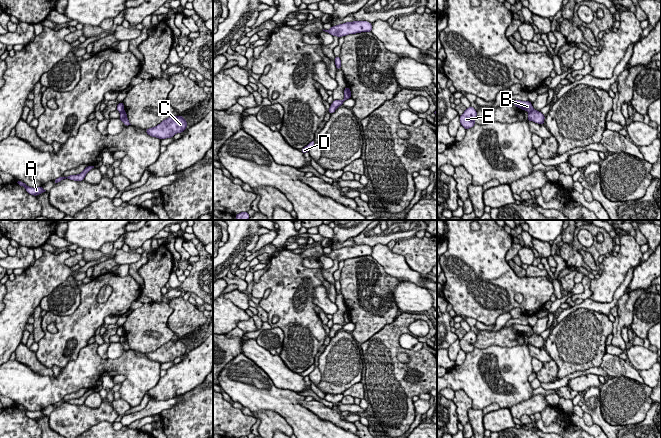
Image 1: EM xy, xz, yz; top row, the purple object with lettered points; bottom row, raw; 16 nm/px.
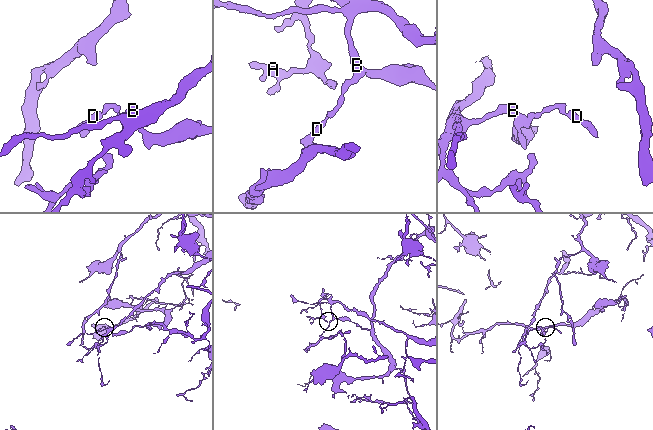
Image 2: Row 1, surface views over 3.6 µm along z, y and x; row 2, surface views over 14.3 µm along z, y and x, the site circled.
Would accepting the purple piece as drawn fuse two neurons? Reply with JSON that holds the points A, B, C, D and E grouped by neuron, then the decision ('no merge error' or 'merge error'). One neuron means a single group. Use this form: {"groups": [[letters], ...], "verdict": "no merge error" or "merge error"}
{"groups": [["A", "B", "E"], ["C", "D"]], "verdict": "merge error"}

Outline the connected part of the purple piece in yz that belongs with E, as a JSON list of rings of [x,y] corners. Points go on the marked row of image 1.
[[[473,107],[467,108],[462,115],[460,115],[460,124],[466,129],[472,128],[475,125],[475,118],[477,111]]]

